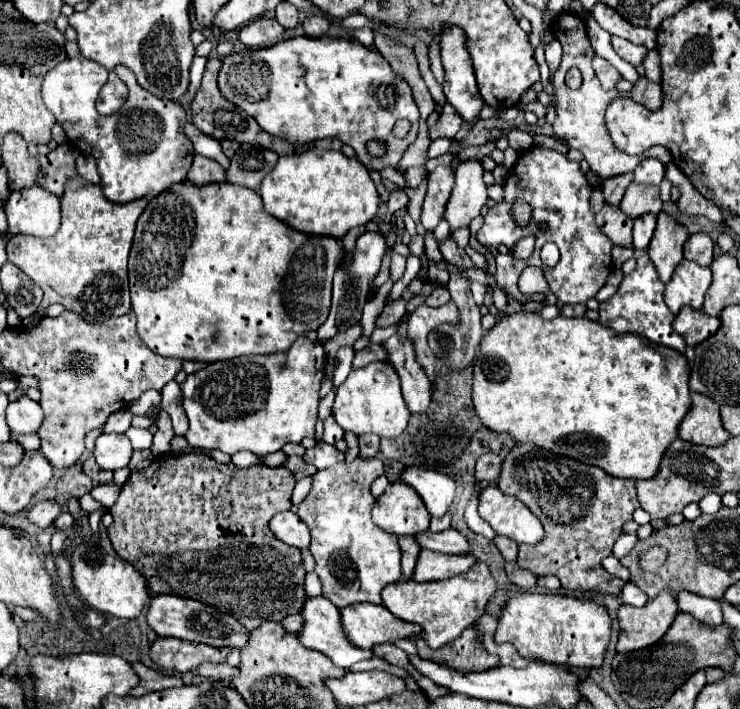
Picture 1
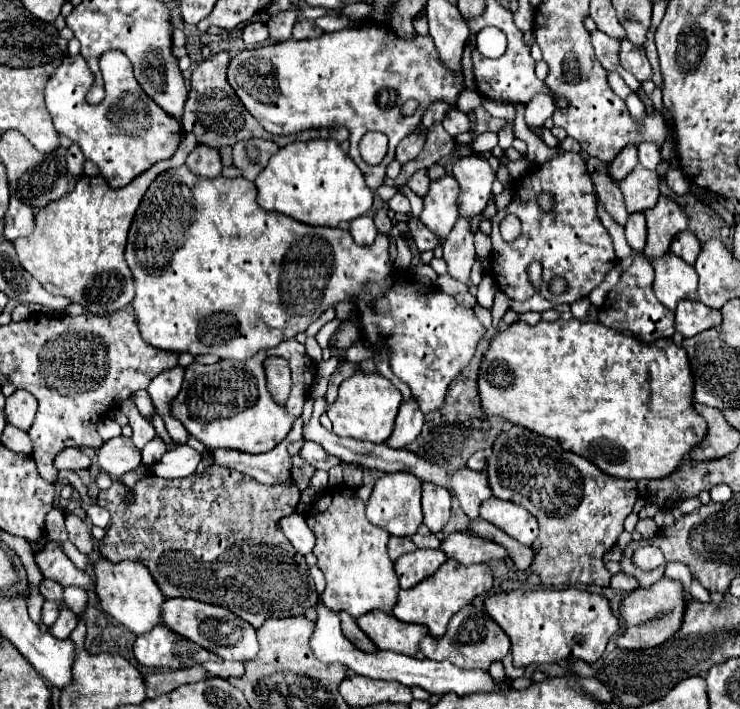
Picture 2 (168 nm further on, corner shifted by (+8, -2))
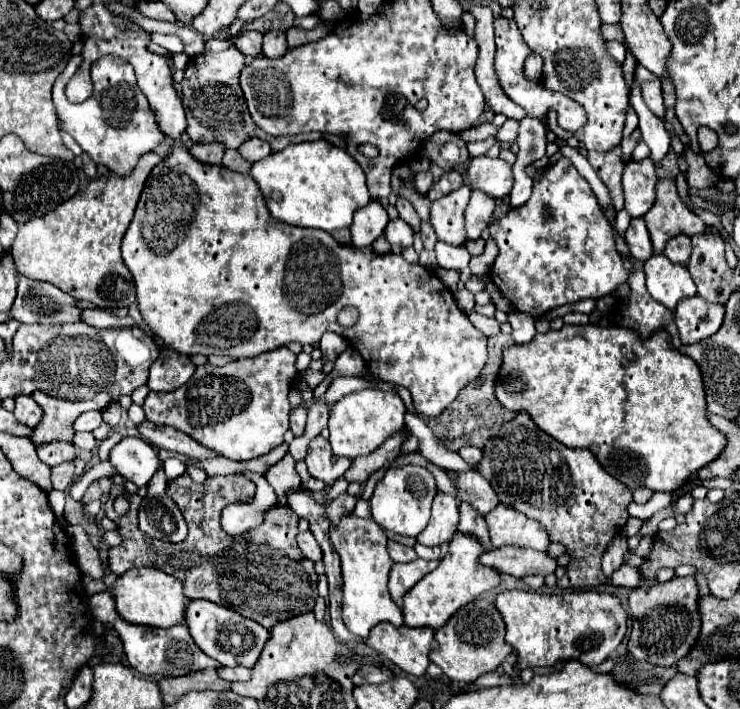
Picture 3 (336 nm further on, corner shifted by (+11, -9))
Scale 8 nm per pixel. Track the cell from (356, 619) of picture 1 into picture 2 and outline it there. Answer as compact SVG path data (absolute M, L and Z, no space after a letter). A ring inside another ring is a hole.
M371 611L357 619L367 637L383 651L397 651L403 655L417 655L421 635L427 635L427 627L417 623L403 623L391 613Z

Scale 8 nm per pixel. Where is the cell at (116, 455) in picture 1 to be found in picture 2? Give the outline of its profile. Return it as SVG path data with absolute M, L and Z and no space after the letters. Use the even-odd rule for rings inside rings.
M115 437L101 445L99 449L99 465L111 477L121 477L141 465L141 451L127 437Z

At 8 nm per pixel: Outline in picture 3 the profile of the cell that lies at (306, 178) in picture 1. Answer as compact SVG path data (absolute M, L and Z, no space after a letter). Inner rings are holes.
M328 140L290 144L268 158L254 162L250 176L260 186L272 218L290 226L320 228L326 232L348 228L352 214L370 202L364 172L342 148Z

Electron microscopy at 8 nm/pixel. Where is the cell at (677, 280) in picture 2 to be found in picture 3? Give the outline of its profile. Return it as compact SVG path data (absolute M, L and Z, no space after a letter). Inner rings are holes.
M652 254L644 262L644 272L650 296L668 310L674 310L682 298L696 294L696 284L692 282L688 268L670 262L664 254Z

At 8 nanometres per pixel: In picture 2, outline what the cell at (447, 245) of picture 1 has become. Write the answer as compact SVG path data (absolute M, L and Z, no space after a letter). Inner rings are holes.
M411 217L407 221L407 227L409 227L409 235L415 241L419 251L433 251L441 243L441 237L437 237L427 227L423 227L423 223L419 219L415 219L415 217Z

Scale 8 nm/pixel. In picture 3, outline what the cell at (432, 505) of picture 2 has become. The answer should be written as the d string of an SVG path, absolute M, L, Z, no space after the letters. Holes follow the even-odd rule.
M438 490L438 494L434 496L434 502L432 502L430 522L416 536L416 540L420 544L426 544L426 546L438 546L456 534L456 522L458 522L456 498L452 494Z

